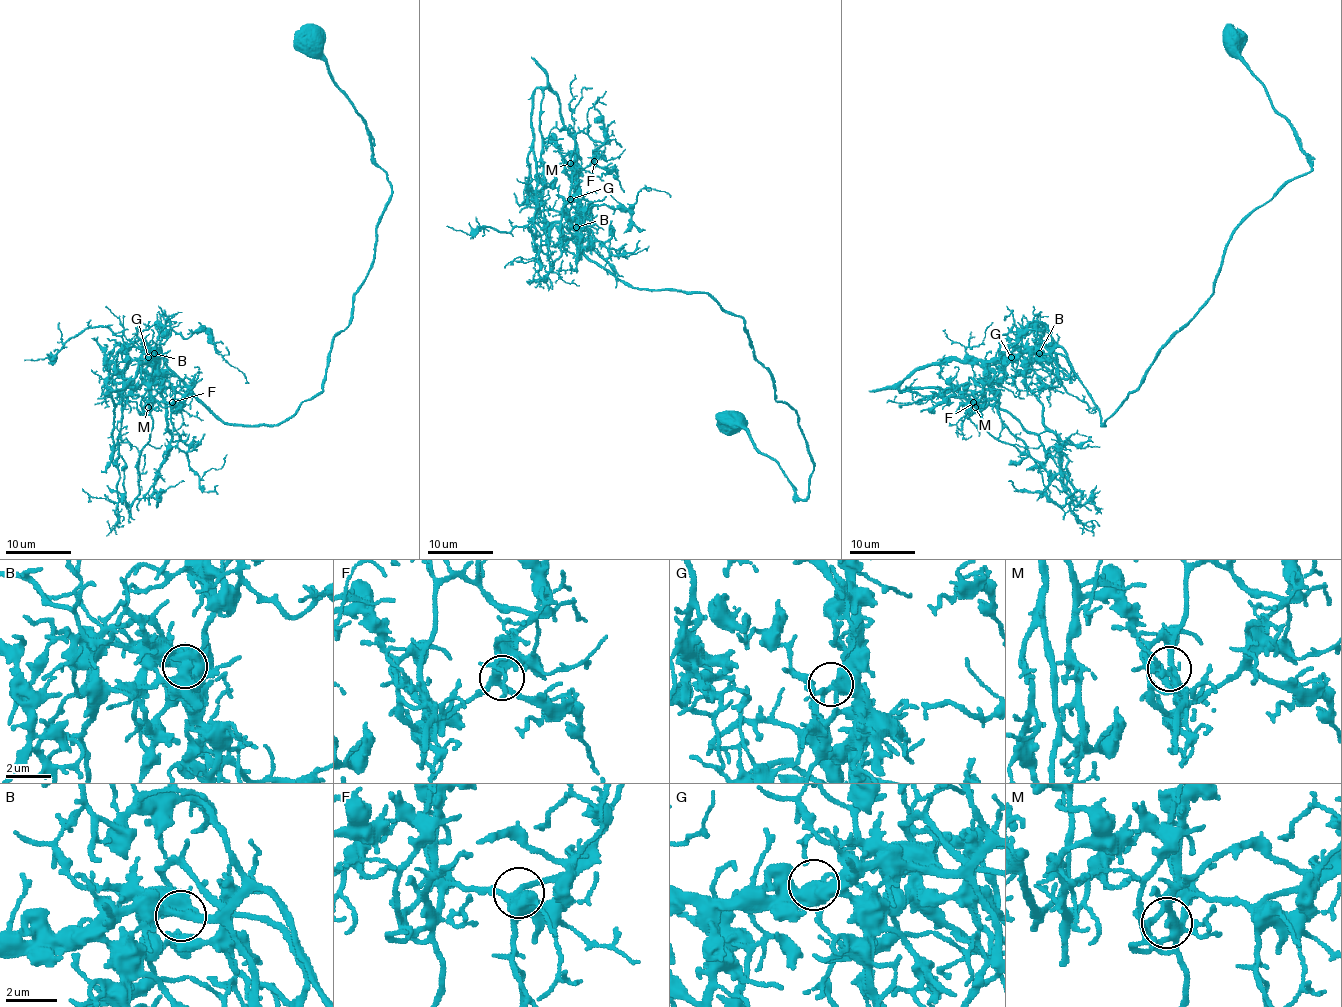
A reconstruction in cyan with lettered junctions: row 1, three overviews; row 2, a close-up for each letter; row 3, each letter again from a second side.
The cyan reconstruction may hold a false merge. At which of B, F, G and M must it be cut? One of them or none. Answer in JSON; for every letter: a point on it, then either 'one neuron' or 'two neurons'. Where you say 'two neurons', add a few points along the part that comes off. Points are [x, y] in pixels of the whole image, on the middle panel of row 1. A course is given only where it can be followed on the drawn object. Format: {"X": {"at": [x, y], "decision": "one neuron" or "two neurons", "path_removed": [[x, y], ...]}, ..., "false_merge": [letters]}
{"B": {"at": [576, 227], "decision": "one neuron"}, "F": {"at": [594, 161], "decision": "one neuron"}, "G": {"at": [570, 199], "decision": "one neuron"}, "M": {"at": [570, 163], "decision": "one neuron"}, "false_merge": []}

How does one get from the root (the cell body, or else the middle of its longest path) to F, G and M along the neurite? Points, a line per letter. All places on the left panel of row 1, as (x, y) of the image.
F: (308, 42), (391, 185), (352, 322), (322, 389), (275, 425), (226, 425), (161, 347), (151, 396), (172, 402)
G: (308, 42), (391, 185), (322, 389), (275, 425), (226, 425), (161, 347), (148, 357)
M: (308, 42), (391, 185), (352, 322), (332, 340), (322, 389), (275, 425), (226, 425), (161, 347), (148, 407)

